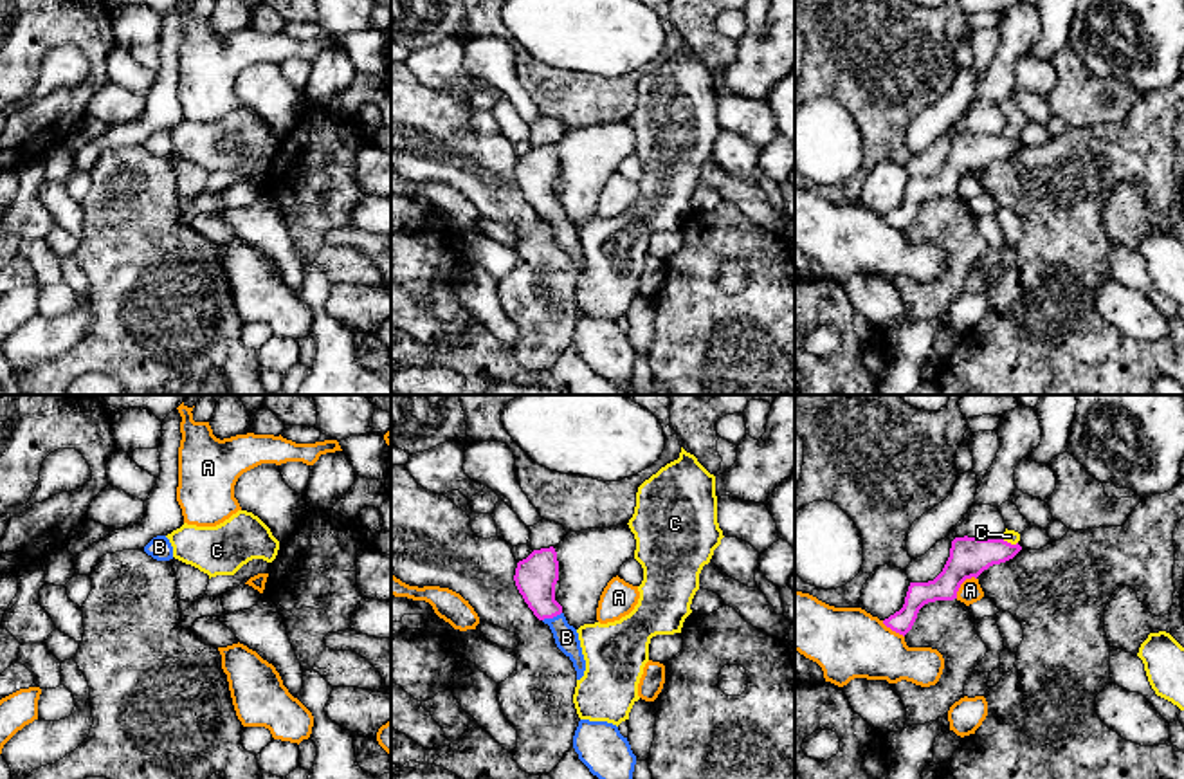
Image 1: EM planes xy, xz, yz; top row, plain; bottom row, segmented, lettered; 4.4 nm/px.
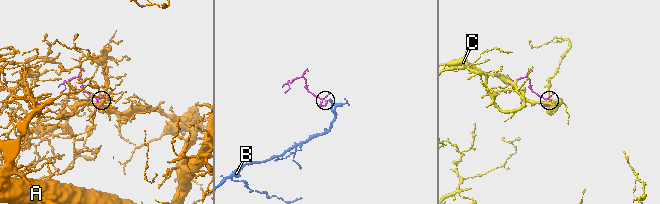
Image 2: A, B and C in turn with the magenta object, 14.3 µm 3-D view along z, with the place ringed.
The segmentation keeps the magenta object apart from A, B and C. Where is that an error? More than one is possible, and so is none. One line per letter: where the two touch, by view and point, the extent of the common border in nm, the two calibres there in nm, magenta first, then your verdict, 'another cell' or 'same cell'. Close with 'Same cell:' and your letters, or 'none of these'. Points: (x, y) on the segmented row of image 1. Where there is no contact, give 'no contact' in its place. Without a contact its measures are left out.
A: meets magenta in yz at (961, 583); contact 130 nm long; 180 nm thick on the magenta side, 100 nm on the other; another cell
B: meets magenta in xz at (552, 617); contact 100 nm long; 190 nm thick on the magenta side, 110 nm on the other; same cell
C: meets magenta in yz at (1010, 543); contact 80 nm long; 180 nm thick on the magenta side, 60 nm on the other; another cell
Same cell: B

